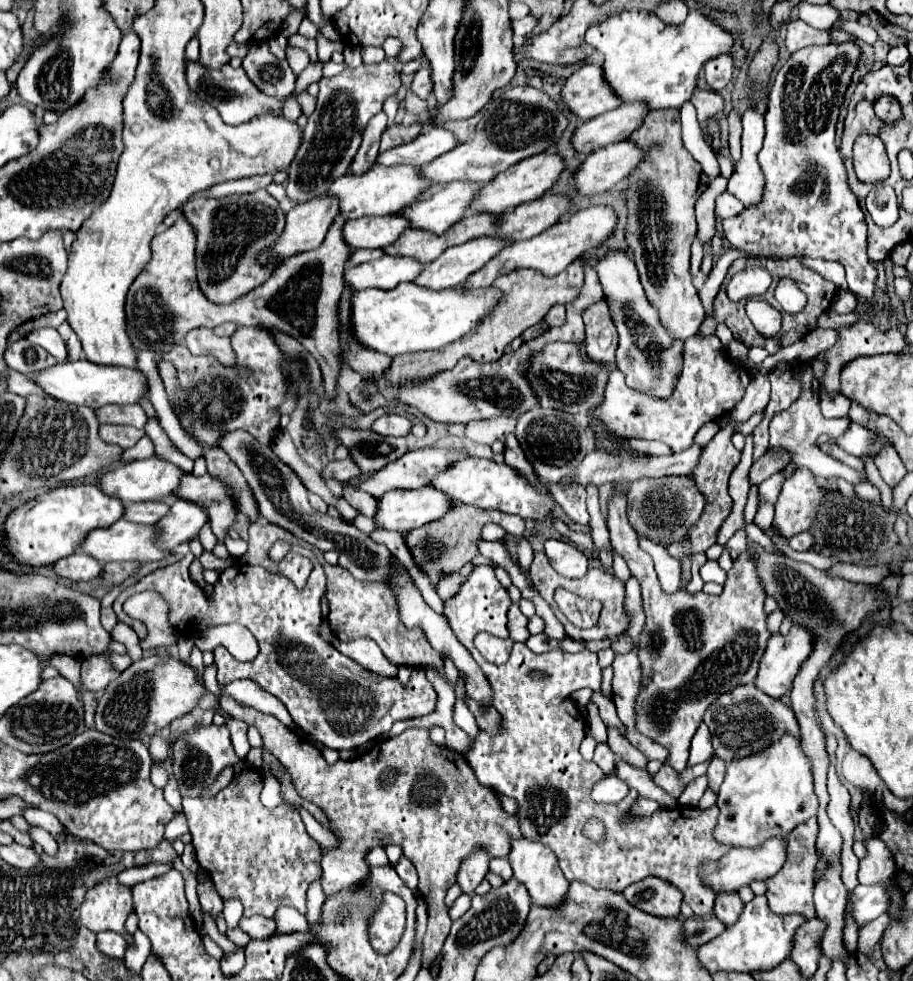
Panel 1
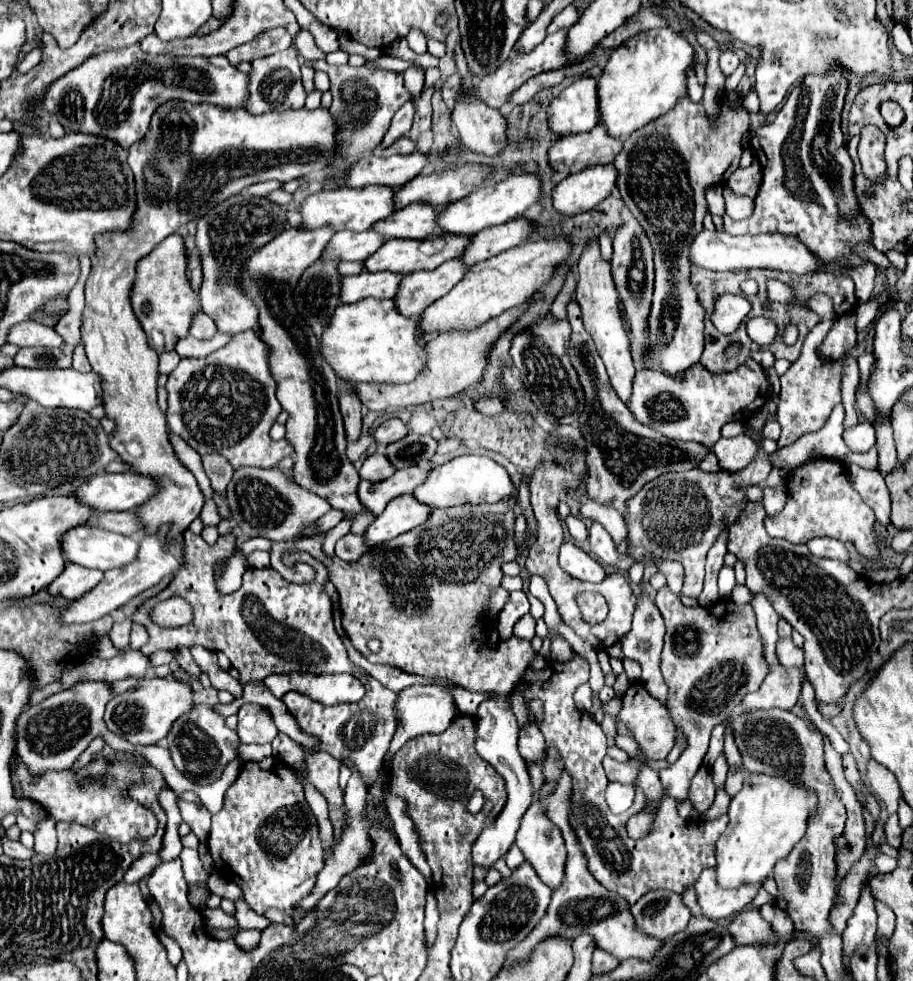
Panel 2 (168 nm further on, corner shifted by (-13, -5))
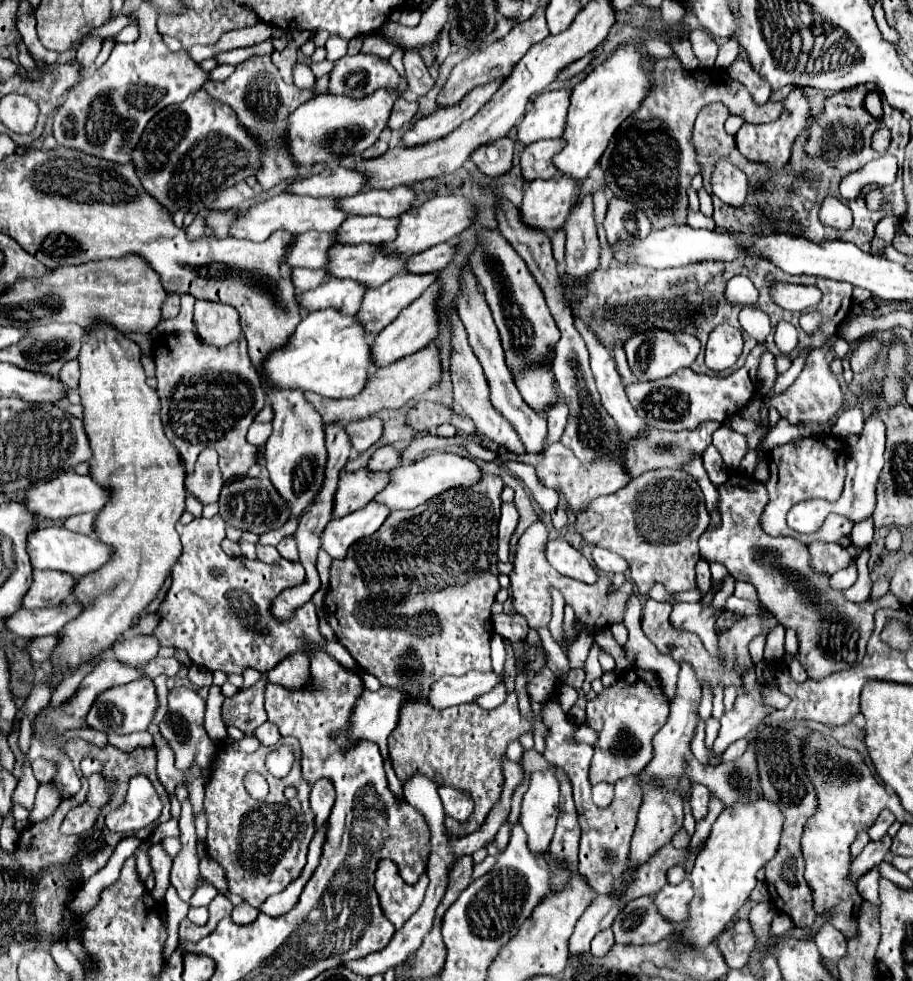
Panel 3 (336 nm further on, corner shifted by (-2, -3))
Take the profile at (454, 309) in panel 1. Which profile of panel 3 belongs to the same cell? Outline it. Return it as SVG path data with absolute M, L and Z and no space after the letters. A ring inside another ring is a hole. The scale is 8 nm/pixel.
M319 309L305 313L291 341L269 355L263 365L267 379L275 387L315 391L325 397L353 397L365 389L375 369L371 341L357 315L341 313L341 309Z

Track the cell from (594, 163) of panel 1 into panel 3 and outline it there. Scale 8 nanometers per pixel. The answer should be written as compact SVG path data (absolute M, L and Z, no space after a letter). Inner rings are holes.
M561 175L559 179L537 179L523 195L523 221L543 231L559 229L565 225L579 193L581 185L569 175Z

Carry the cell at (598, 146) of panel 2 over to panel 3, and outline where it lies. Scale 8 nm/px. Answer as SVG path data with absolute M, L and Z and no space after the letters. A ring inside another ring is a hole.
M549 139L527 145L521 153L521 173L525 179L553 179L559 177L561 171L553 165L553 155L561 153L565 147L565 139Z

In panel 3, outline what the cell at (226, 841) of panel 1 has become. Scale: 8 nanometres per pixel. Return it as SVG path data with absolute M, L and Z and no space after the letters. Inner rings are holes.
M283 737L279 745L289 745L295 753L293 769L285 779L273 777L265 767L265 757L275 747L259 747L255 753L241 753L223 747L217 753L219 767L211 773L211 779L205 787L205 813L209 821L205 851L225 869L229 891L241 895L253 907L261 907L269 895L281 893L285 885L301 875L307 857L307 845L315 833L315 817L309 807L311 787L301 777L299 745L295 751L293 737ZM249 771L261 773L269 783L269 797L277 797L267 797L265 801L253 799L245 789L245 775ZM287 785L297 789L295 799L285 799L281 795L281 789Z

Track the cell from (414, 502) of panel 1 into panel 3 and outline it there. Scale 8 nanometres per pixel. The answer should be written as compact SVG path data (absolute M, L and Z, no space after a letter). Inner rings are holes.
M371 501L369 505L365 505L363 509L343 517L343 519L333 519L323 535L323 549L333 557L333 559L343 559L347 549L363 537L373 535L375 531L379 531L379 527L385 523L385 519L391 515L391 509L383 503Z

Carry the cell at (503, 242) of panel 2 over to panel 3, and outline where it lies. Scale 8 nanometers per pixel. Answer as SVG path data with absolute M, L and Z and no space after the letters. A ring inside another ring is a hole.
M453 243L445 245L435 245L433 249L427 249L419 255L411 255L407 261L407 271L409 273L435 273L445 269L453 257L457 255L459 247Z

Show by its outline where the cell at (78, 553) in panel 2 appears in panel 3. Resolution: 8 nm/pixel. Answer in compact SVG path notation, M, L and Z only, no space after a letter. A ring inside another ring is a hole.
M49 525L49 527L37 529L35 533L29 535L27 549L29 549L31 561L33 561L33 569L55 569L55 571L71 573L73 577L83 577L87 573L97 571L113 555L113 549L107 543L99 541L95 535L73 533L73 531L65 529L63 525Z

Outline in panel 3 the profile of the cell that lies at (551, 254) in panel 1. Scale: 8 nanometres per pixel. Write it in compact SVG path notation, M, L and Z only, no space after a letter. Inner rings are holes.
M441 281L433 283L415 303L411 303L409 307L405 307L399 317L389 323L383 333L379 333L375 339L373 339L373 363L377 367L385 367L385 365L391 365L395 363L397 359L401 357L407 357L411 355L413 351L419 351L423 349L425 345L429 345L437 335L439 335L439 313L437 313L437 301L439 301L439 295L441 295Z

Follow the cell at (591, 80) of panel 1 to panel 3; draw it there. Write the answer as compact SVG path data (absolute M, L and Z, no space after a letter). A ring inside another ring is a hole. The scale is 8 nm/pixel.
M567 89L545 91L537 95L531 109L525 113L517 129L517 139L523 145L529 145L541 139L563 137L565 123L567 123L569 97L571 93Z

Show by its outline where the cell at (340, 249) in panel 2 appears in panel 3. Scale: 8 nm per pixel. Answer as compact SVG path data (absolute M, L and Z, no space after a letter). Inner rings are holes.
M301 233L289 247L287 261L291 267L319 269L329 263L329 249L337 245L333 233Z

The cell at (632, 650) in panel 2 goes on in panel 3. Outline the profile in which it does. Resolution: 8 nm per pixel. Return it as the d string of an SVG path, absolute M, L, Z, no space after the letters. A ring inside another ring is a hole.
M594 641L588 652L585 664L586 678L582 686L582 691L584 693L588 693L589 691L591 691L592 681L597 678L600 678L603 675L603 671L599 663L599 655L601 652L602 649Z

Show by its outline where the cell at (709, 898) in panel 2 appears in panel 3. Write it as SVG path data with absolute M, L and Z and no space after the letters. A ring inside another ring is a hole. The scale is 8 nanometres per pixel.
M685 877L679 885L665 885L661 893L653 897L655 905L661 909L661 915L665 915L669 921L683 923L689 917L689 903L693 899L693 885Z

